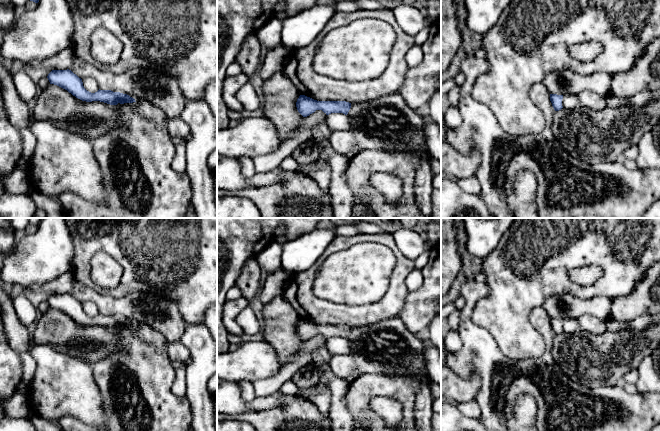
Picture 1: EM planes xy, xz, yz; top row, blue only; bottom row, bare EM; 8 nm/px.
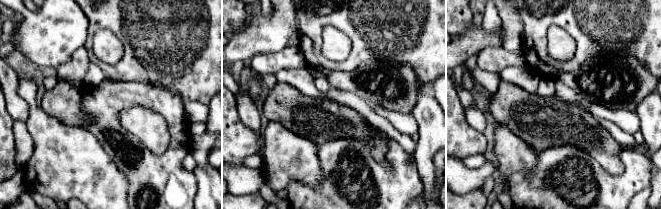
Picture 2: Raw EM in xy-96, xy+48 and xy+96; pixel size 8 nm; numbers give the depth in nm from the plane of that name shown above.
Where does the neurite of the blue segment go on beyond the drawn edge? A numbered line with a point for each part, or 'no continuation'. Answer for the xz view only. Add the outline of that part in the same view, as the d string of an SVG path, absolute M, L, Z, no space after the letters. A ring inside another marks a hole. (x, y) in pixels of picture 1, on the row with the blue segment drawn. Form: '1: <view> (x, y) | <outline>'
no continuation

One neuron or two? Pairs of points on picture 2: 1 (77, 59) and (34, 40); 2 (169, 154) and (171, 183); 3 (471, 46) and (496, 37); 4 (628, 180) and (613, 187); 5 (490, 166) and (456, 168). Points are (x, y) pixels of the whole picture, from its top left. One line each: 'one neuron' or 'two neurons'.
1: two neurons
2: one neuron
3: one neuron
4: one neuron
5: one neuron

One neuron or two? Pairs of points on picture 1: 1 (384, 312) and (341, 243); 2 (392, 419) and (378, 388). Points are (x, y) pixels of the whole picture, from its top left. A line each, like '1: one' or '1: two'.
1: one
2: two

